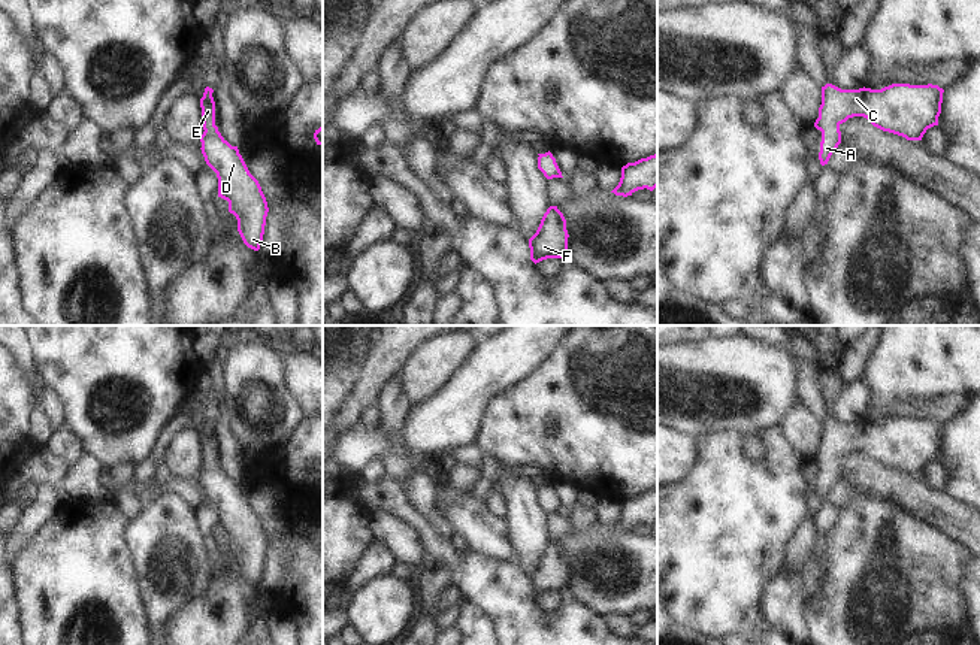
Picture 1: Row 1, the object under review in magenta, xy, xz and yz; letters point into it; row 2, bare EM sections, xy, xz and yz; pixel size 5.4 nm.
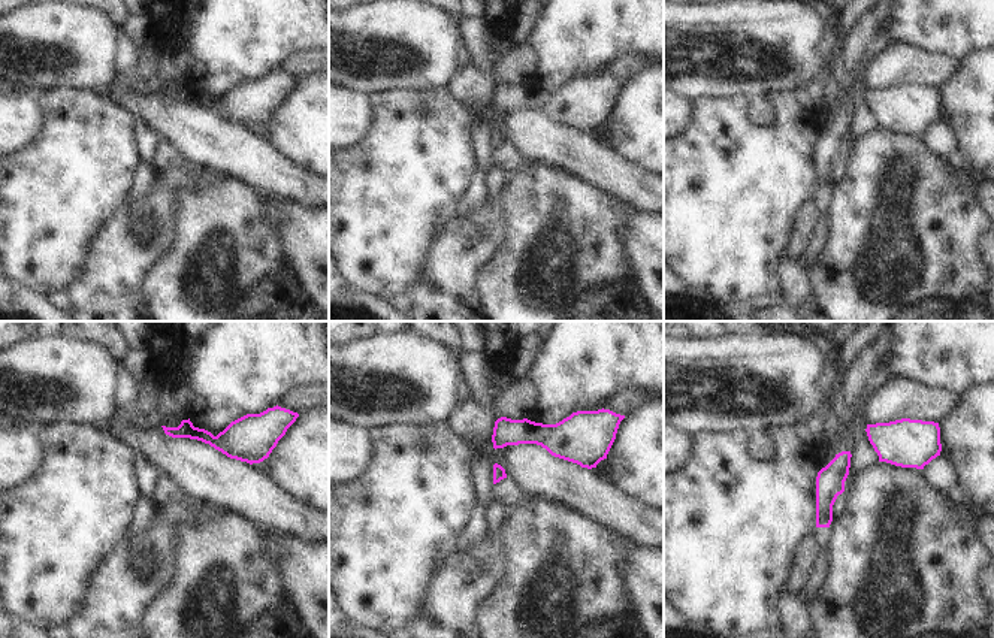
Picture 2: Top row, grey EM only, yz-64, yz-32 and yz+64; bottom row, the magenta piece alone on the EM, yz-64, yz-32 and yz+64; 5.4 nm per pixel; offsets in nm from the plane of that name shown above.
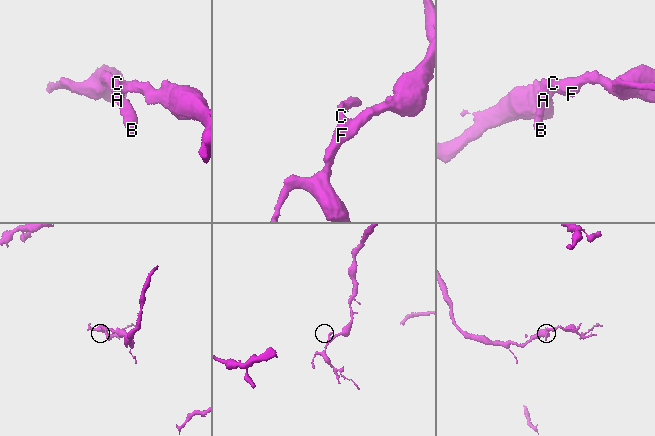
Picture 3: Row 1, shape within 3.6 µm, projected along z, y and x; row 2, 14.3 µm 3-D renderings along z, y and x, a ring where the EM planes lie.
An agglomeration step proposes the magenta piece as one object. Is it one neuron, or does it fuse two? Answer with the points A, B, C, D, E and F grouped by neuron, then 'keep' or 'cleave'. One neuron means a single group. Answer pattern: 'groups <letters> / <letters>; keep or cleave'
groups A B C D E F; keep

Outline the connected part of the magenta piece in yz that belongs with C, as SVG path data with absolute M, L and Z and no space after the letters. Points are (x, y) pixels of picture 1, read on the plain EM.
M892 418L881 424L841 424L822 421L822 439L814 461L822 466L820 499L828 499L841 478L840 460L853 451L866 452L874 461L922 475L928 463L938 460L944 424L938 420Z

